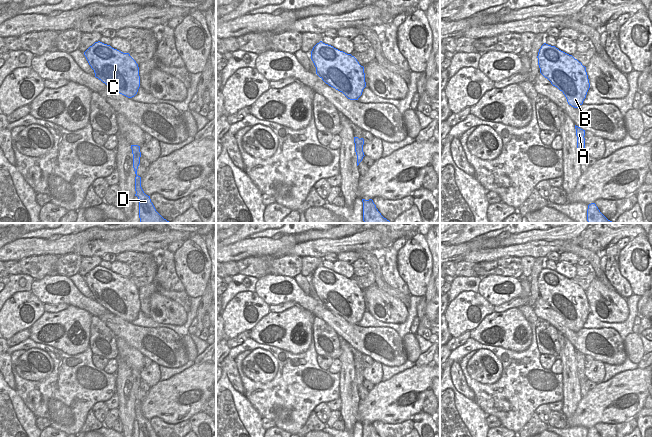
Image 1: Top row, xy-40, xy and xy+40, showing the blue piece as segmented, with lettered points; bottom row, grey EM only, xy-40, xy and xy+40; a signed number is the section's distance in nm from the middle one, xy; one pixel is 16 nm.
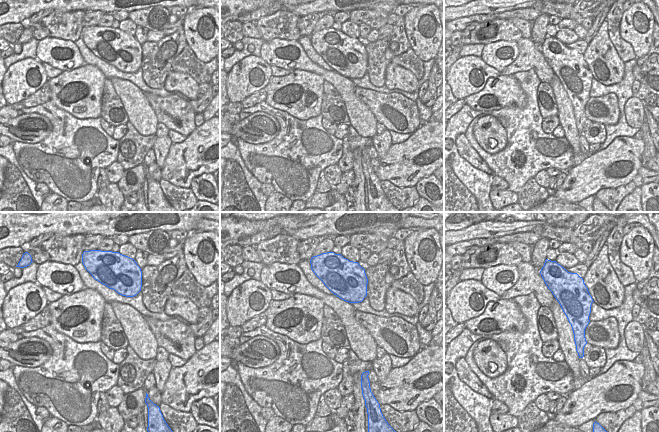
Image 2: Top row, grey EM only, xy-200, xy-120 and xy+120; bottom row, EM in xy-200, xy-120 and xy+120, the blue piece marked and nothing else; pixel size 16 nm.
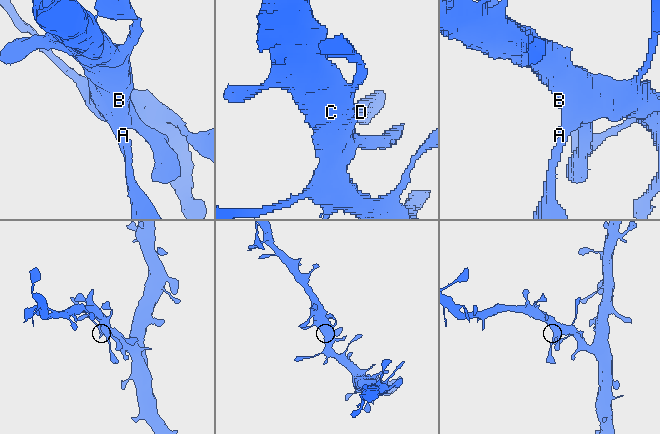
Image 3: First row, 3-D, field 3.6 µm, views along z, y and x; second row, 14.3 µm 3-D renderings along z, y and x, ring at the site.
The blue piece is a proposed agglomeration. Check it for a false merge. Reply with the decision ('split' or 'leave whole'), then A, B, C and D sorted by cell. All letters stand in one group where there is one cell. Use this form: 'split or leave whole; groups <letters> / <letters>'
leave whole; groups A B C D

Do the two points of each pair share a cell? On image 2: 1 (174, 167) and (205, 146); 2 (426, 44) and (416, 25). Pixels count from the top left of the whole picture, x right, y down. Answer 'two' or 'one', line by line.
1: one
2: one

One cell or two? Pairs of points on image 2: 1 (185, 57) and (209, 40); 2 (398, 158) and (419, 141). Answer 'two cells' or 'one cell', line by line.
1: two cells
2: one cell

